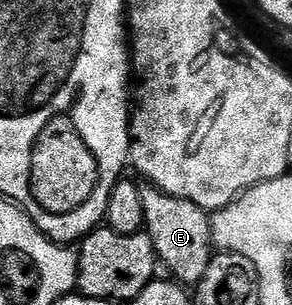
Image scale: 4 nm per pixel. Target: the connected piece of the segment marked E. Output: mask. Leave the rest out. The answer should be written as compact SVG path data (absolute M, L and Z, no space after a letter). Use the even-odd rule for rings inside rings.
M142 185L141 196L145 221L143 230L149 235L157 253L157 260L171 268L173 278L178 283L189 288L196 287L207 272L209 261L215 253L210 215L203 208L191 204L191 200L165 194L156 186Z

